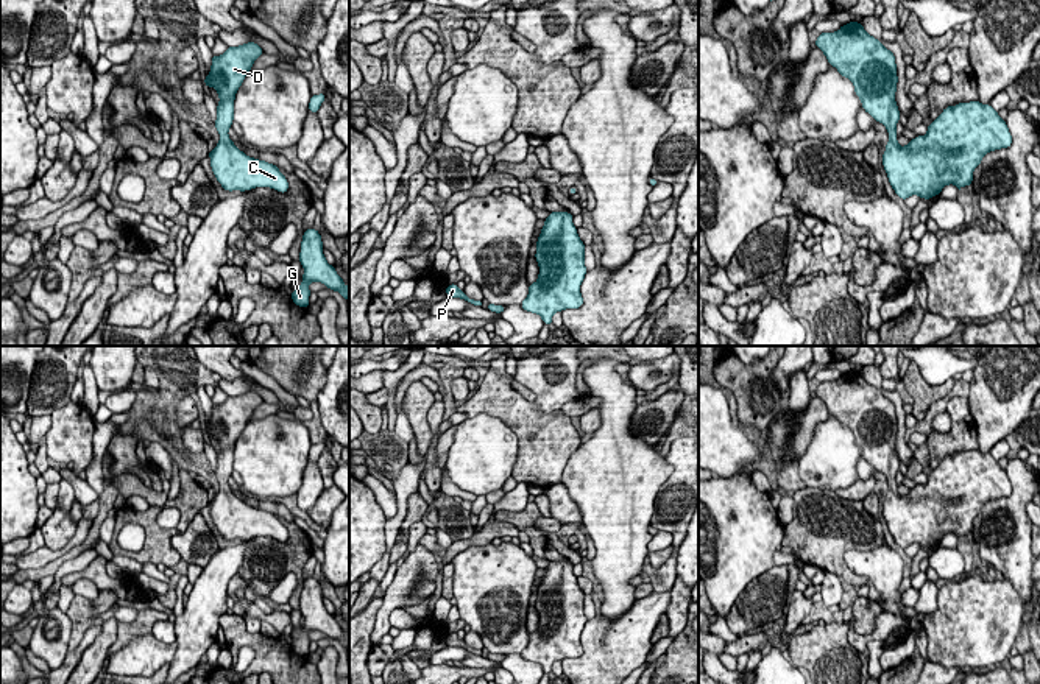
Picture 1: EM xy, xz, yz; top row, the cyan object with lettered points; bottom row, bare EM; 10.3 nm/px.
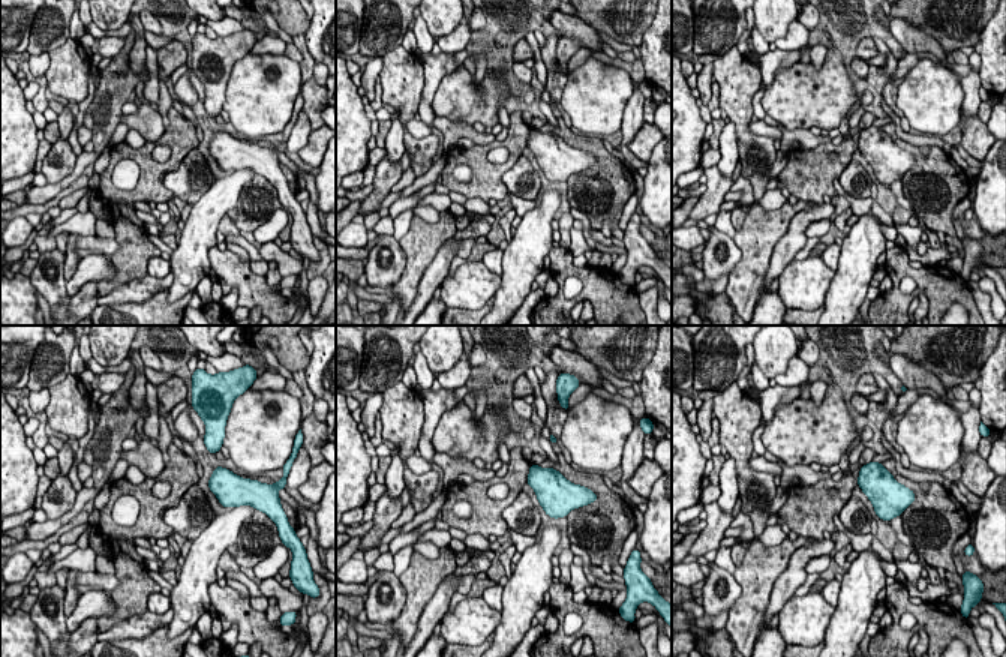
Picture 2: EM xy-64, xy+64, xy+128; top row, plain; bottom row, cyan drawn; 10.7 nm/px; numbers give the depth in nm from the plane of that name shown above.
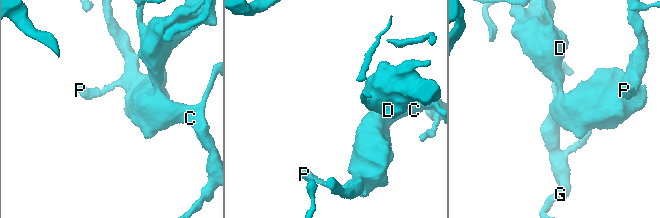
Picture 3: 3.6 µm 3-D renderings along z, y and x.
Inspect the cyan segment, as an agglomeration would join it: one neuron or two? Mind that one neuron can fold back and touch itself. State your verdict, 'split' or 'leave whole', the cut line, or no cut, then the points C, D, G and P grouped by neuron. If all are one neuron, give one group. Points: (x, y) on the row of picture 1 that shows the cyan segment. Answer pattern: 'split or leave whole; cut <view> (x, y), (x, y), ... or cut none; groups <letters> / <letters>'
leave whole; cut none; groups C D G P

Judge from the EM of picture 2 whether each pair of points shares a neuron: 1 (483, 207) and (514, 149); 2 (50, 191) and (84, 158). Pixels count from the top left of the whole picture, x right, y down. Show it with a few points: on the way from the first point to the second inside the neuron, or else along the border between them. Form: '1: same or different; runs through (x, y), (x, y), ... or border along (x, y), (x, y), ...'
1: different; border along (468, 198), (482, 198), (488, 203)
2: same; runs through (60, 185), (80, 168)

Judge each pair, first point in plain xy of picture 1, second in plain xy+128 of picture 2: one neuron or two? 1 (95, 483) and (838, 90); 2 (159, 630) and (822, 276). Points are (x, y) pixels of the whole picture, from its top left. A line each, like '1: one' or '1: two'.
1: two
2: two

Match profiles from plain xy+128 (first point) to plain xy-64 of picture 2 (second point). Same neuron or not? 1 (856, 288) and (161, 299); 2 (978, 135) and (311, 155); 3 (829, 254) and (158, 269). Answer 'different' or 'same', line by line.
1: different
2: same
3: same

